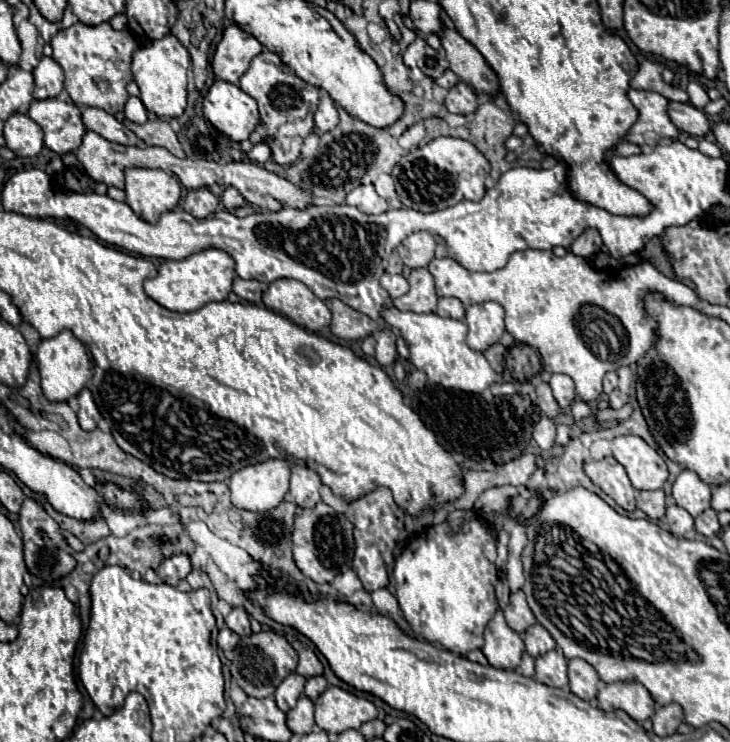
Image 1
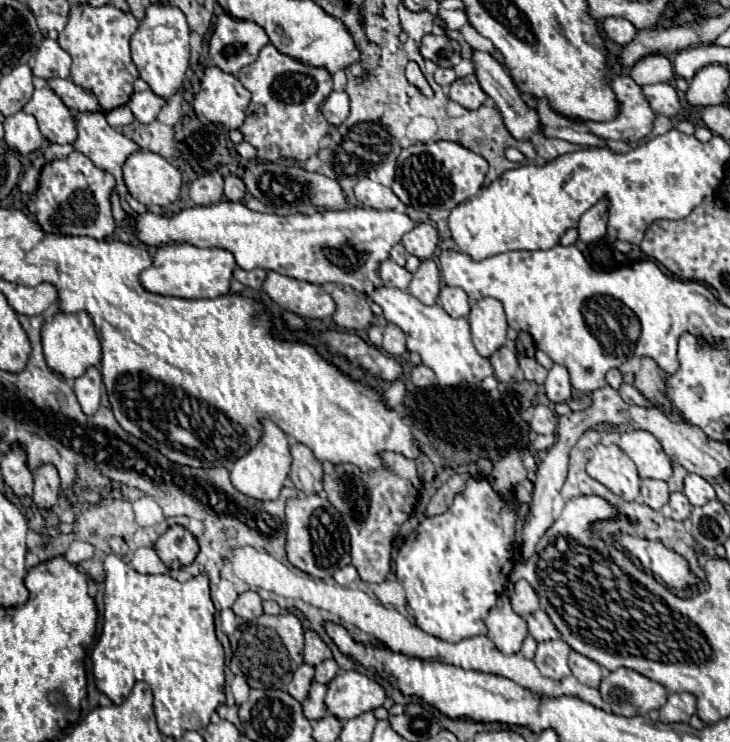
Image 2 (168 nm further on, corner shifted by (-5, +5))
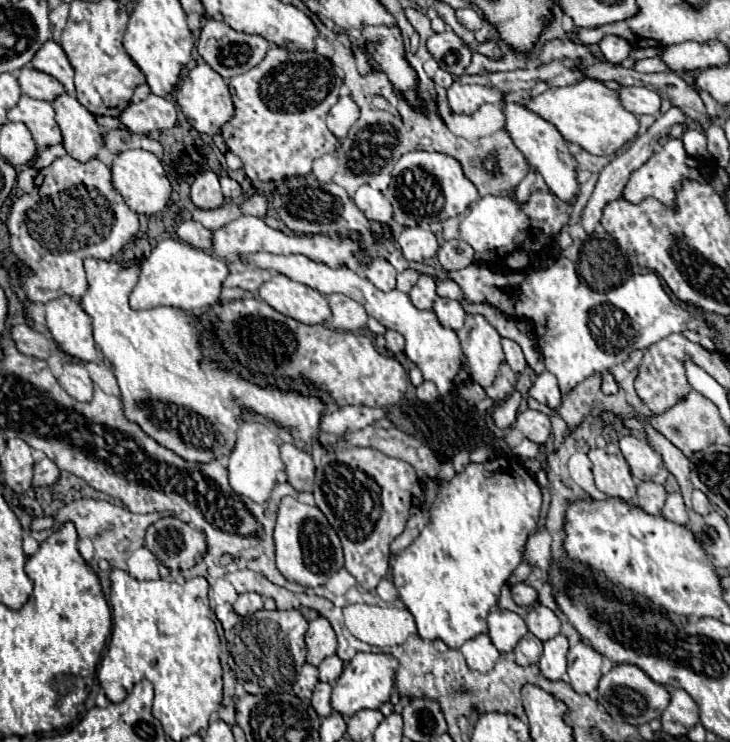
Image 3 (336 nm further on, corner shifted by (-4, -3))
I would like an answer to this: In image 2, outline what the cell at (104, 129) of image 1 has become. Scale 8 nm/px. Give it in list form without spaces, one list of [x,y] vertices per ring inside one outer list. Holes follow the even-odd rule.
[[[51,79],[51,81],[47,81],[47,85],[75,113],[79,113],[79,111],[83,111],[83,113],[97,113],[97,111],[101,111],[95,95],[91,95],[91,91],[75,85],[71,79]]]

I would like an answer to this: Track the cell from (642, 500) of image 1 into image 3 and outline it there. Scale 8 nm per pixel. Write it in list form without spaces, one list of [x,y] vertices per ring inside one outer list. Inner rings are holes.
[[[642,481],[638,483],[638,505],[646,511],[646,513],[660,513],[664,503],[666,503],[666,489],[664,485],[658,485],[658,483],[652,483],[652,481]]]

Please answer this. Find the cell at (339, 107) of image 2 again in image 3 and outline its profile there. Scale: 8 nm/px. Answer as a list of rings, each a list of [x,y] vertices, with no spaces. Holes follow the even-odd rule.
[[[340,97],[338,103],[330,109],[326,117],[326,125],[338,139],[344,139],[356,119],[358,119],[358,105],[354,103],[354,99]]]

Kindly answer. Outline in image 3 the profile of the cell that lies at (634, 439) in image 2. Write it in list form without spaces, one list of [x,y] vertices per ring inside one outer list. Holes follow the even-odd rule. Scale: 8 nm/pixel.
[[[634,435],[620,437],[620,449],[630,465],[632,477],[636,477],[638,481],[666,483],[668,469],[662,463],[662,457],[644,439]]]

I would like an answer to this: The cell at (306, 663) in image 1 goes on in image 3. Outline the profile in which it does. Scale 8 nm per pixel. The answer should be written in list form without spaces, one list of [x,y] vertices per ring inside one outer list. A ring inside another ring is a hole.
[[[316,617],[314,621],[310,621],[310,629],[306,633],[306,647],[306,661],[314,667],[318,667],[324,657],[336,653],[336,635],[326,617]]]

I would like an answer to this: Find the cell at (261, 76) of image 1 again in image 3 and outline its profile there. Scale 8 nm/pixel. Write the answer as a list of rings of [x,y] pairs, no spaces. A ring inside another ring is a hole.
[[[270,45],[264,61],[248,73],[236,75],[228,81],[234,103],[234,115],[222,125],[222,137],[228,149],[244,163],[244,173],[252,181],[284,181],[290,177],[304,177],[312,171],[312,161],[334,153],[338,139],[326,127],[326,115],[338,101],[338,77],[334,65],[316,51],[288,51],[286,47]]]

